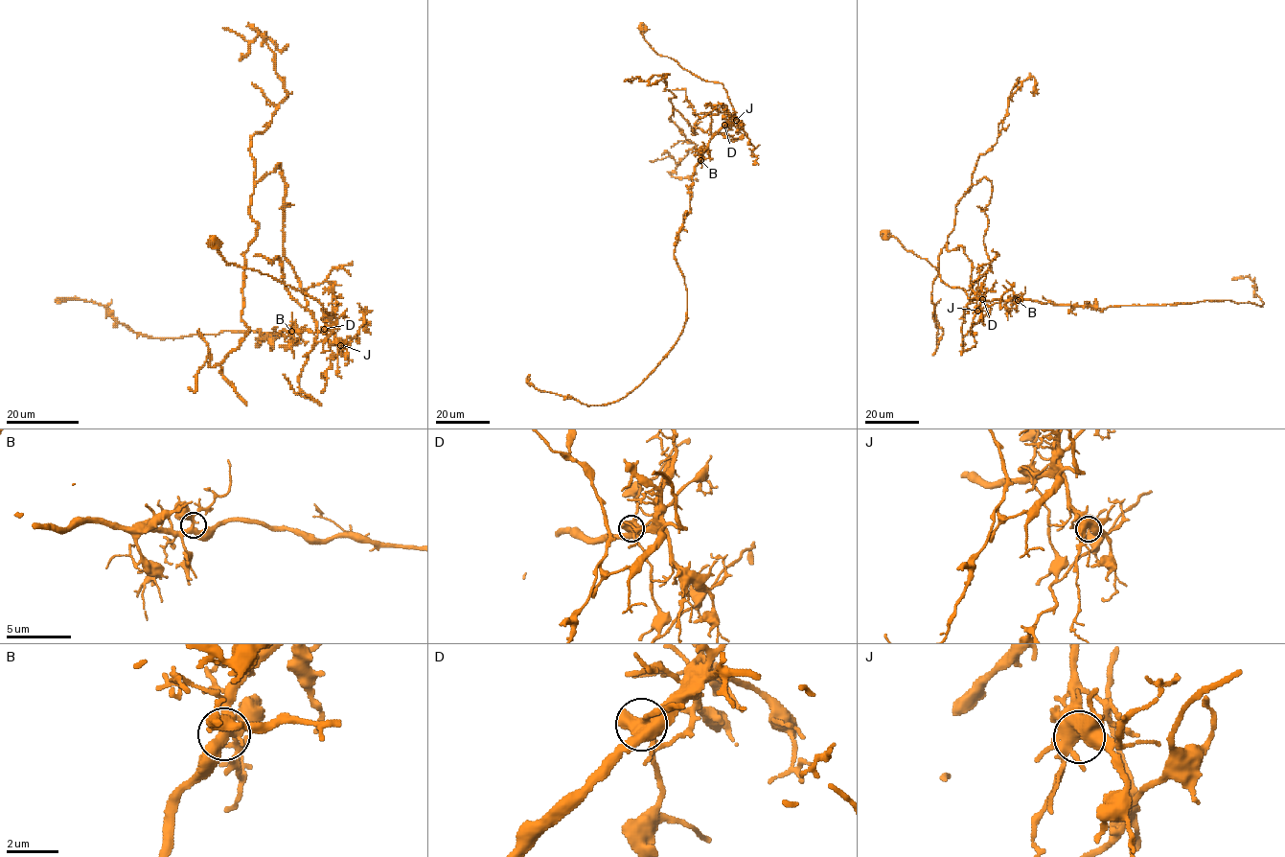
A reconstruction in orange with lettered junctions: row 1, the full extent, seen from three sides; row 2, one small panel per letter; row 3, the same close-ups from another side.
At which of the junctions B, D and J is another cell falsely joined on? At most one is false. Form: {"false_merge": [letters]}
{"false_merge": ["D"]}

